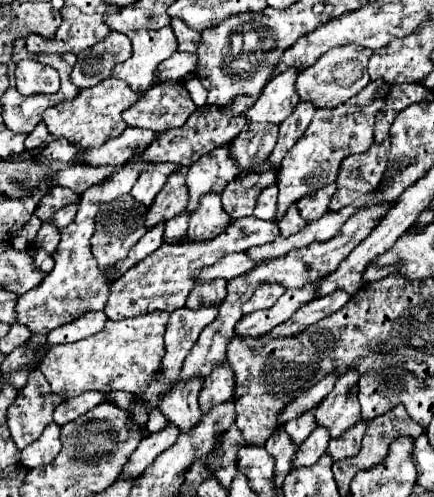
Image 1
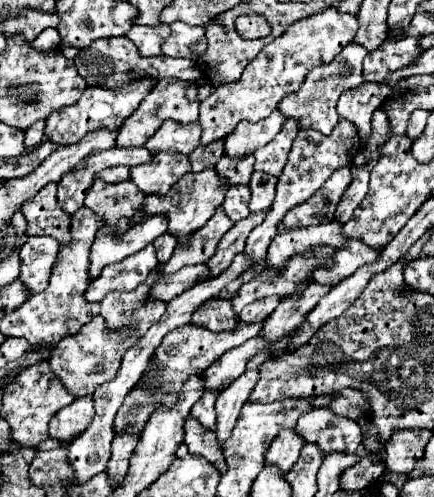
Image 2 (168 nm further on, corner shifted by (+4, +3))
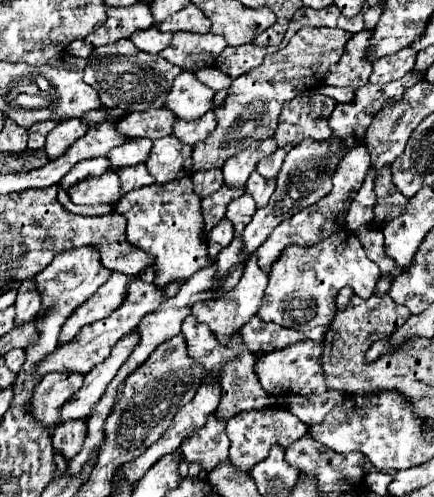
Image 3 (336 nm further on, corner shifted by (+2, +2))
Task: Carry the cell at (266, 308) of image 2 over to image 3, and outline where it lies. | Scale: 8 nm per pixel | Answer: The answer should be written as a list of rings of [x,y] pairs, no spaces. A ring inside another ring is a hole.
[[[254,315],[240,329],[240,333],[242,333],[242,339],[248,345],[248,349],[256,355],[258,351],[270,353],[270,351],[282,349],[282,347],[286,347],[286,345],[290,345],[294,341],[300,341],[300,339],[322,341],[326,329],[316,327],[316,329],[312,329],[308,333],[300,333],[296,329],[286,329],[286,327],[280,327],[280,325],[274,325],[274,323],[266,323],[266,321],[262,321],[260,317]]]

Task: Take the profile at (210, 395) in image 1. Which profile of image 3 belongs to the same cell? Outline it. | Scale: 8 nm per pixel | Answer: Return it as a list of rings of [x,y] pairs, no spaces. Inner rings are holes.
[[[214,413],[210,415],[210,421],[194,433],[194,437],[186,437],[182,441],[180,449],[184,459],[200,463],[206,471],[214,469],[220,461],[228,459],[228,447],[230,441],[226,437],[226,421],[218,419]]]

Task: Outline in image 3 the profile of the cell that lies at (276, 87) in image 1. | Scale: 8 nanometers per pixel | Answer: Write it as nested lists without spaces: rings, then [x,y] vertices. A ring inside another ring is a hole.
[[[274,137],[266,139],[266,141],[254,141],[254,145],[250,145],[248,149],[244,149],[242,153],[230,157],[230,161],[224,163],[224,183],[228,187],[244,187],[250,173],[256,169],[258,161],[262,157],[268,157],[270,153],[276,151],[276,141]]]

